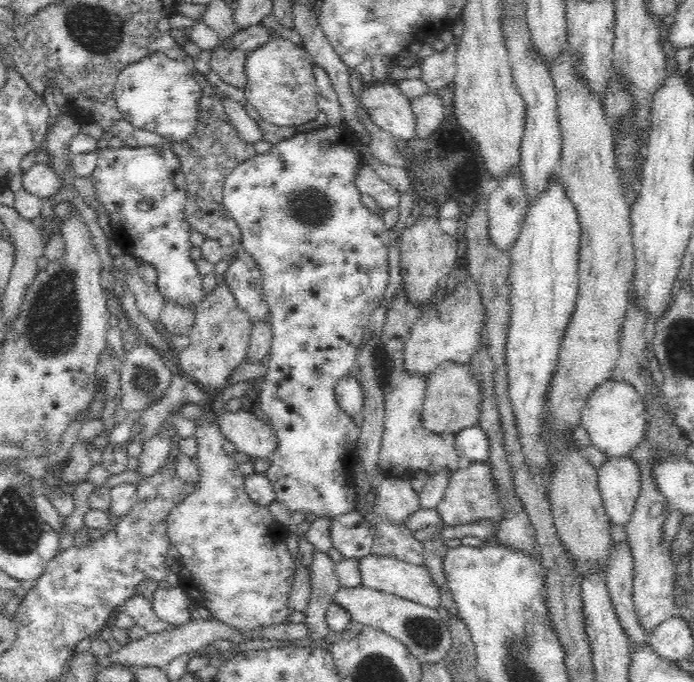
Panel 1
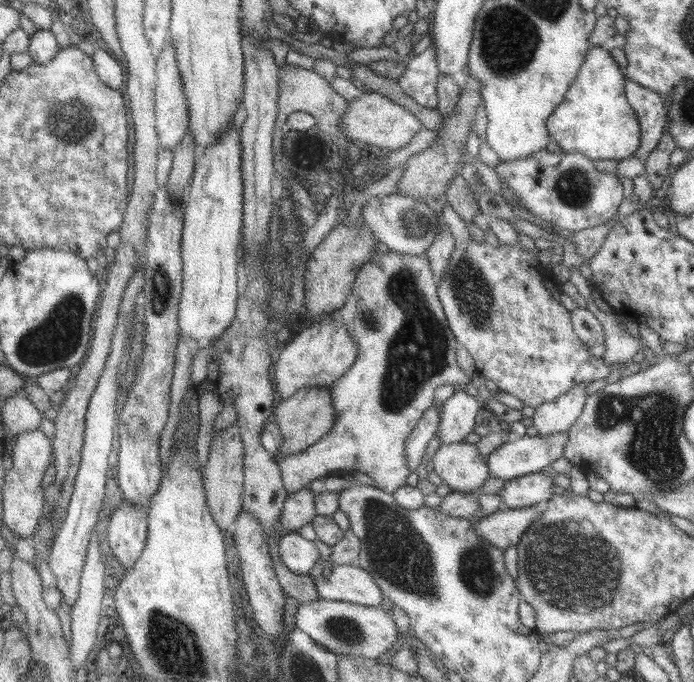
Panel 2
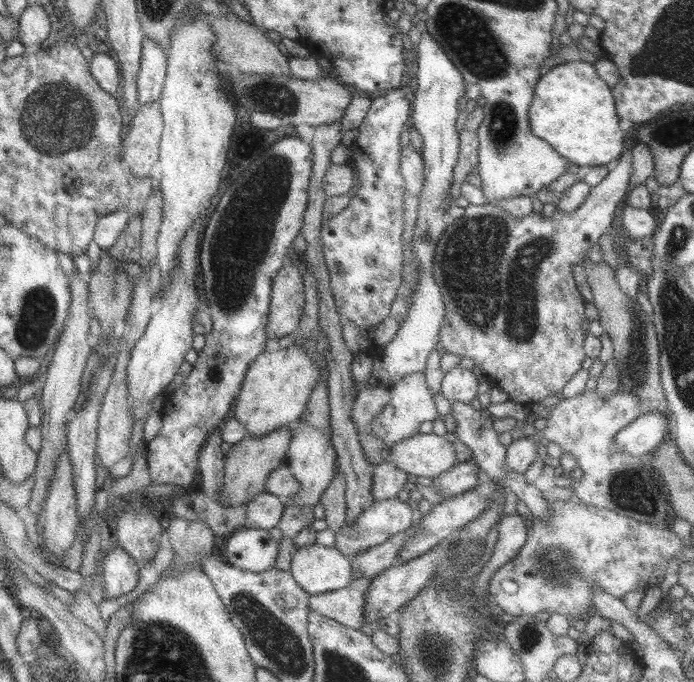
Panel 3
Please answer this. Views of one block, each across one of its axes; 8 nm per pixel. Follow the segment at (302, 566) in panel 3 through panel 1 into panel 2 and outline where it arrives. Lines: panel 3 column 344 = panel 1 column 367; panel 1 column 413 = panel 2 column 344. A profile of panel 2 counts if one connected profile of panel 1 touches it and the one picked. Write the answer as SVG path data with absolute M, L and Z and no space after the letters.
M356 563L327 565L324 573L313 579L319 599L380 606L381 592L375 581Z

